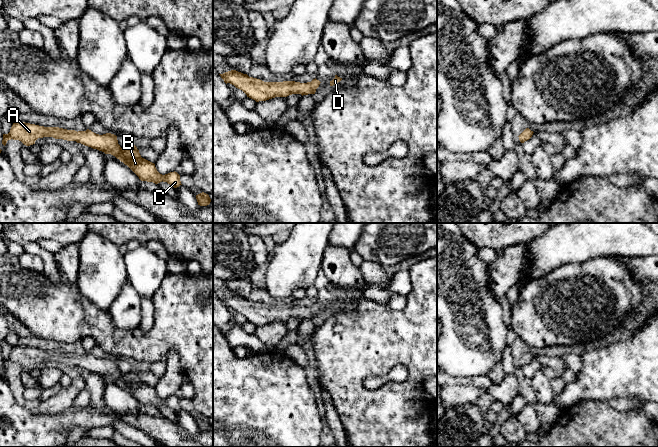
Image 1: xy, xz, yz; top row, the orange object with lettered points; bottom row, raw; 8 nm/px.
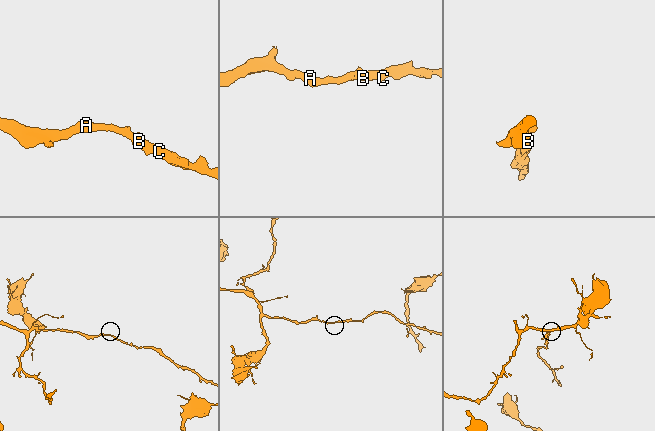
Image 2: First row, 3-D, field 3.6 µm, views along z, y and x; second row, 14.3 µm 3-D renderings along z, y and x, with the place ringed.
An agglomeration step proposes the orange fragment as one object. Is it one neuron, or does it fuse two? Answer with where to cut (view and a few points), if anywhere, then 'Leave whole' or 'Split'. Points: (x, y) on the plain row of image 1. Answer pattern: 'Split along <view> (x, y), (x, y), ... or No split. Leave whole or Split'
No split. Leave whole

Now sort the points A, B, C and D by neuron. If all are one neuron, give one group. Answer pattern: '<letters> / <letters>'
A B C D

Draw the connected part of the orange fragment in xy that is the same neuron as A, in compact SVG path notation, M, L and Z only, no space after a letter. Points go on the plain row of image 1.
M15 345L8 358L3 358L2 368L5 370L8 364L19 364L24 369L35 368L38 362L53 361L67 365L76 365L85 370L97 373L105 378L111 378L127 389L141 405L167 406L172 411L177 412L181 408L180 399L177 396L160 398L155 388L142 382L135 369L127 374L123 374L118 368L117 360L111 357L103 359L96 358L91 354L75 355L59 351L44 351L35 348Z

